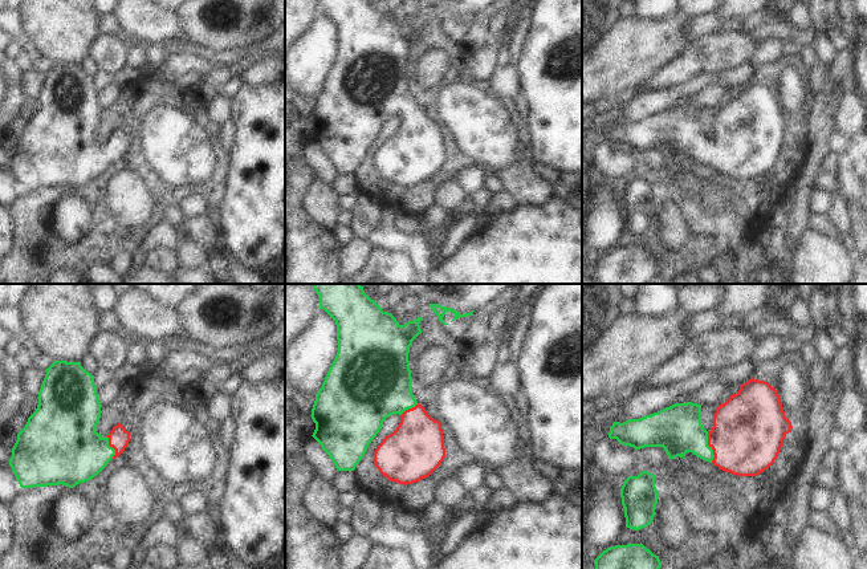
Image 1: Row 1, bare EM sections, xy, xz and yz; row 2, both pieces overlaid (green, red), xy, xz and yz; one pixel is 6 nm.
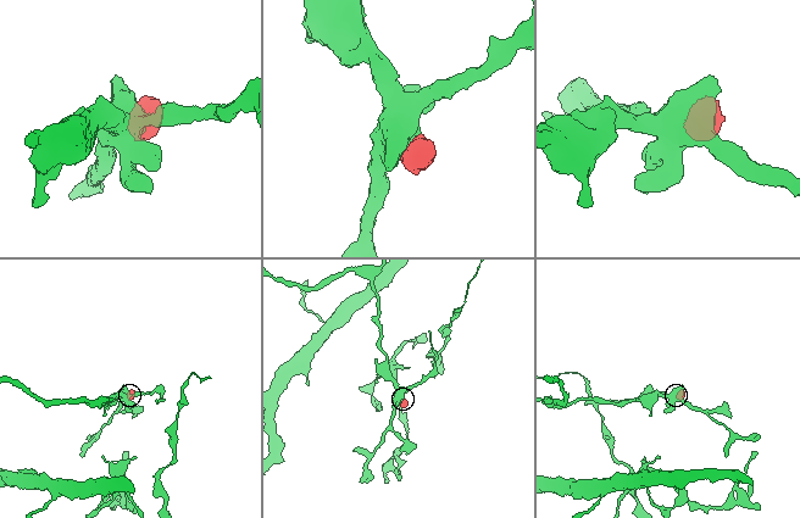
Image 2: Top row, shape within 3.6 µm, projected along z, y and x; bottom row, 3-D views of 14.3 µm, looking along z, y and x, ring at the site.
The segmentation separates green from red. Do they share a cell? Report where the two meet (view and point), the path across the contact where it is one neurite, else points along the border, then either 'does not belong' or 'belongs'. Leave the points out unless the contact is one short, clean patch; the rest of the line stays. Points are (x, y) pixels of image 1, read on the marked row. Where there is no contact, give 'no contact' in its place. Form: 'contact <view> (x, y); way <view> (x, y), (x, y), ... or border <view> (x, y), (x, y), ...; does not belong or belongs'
contact yz (709, 447); way yz (678, 429), (709, 447), (733, 444), (748, 433); belongs

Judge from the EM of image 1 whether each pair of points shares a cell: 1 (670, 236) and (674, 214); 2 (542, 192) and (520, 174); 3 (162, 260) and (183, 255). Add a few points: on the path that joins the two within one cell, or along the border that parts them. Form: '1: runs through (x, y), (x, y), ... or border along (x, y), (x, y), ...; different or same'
1: runs through (674, 231), (674, 219); same
2: runs through (537, 191), (525, 179); same
3: border along (174, 251), (179, 267); different

